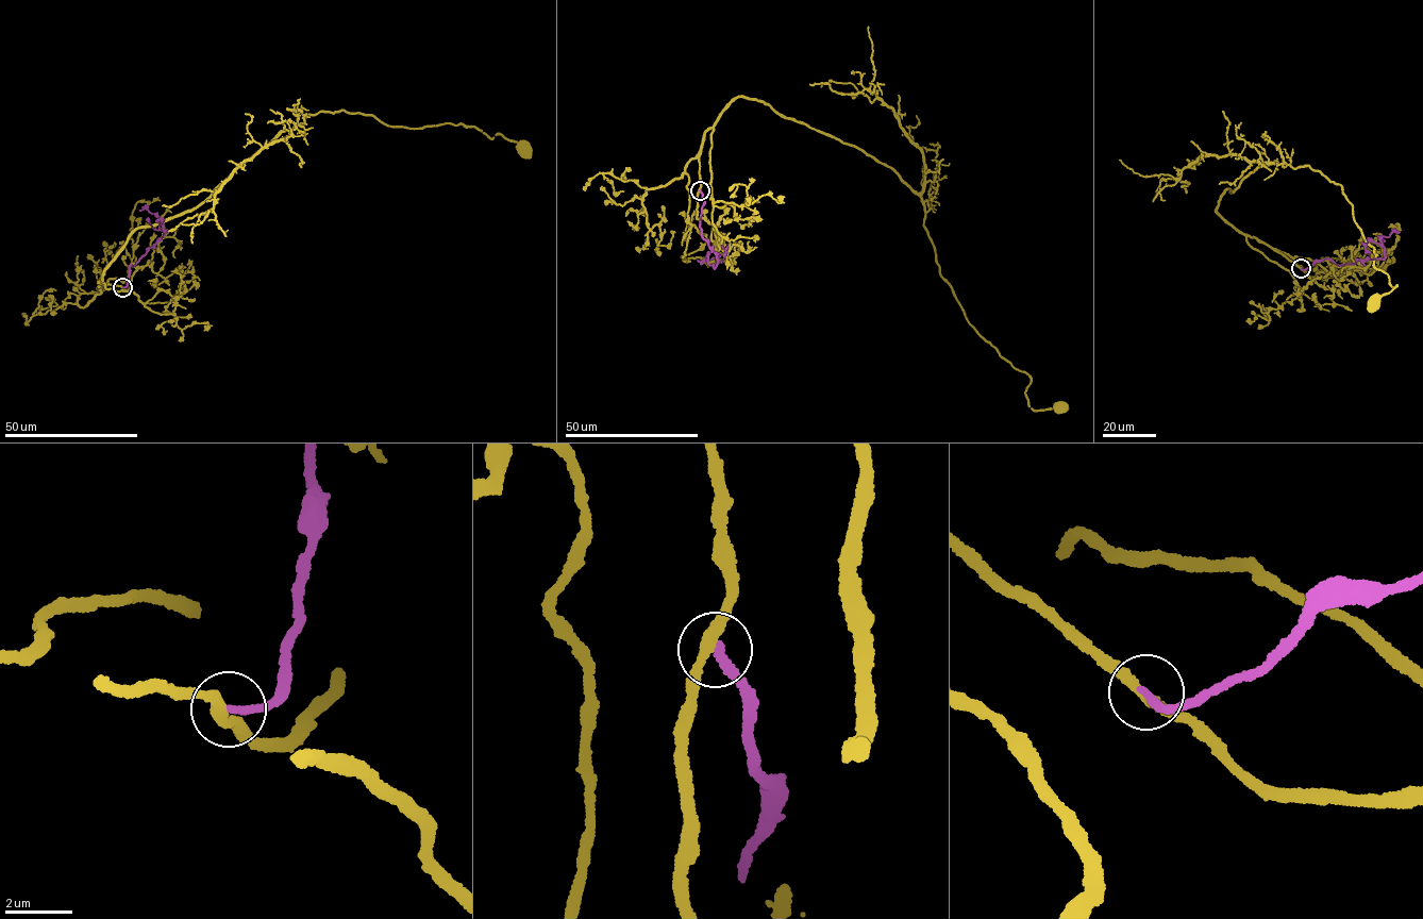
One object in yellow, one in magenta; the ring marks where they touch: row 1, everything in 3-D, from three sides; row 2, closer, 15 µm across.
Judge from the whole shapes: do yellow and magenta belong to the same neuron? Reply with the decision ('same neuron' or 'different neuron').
different neuron

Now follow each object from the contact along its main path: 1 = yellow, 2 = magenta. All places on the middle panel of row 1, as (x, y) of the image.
1: (700, 190), (703, 134), (742, 96), (861, 151), (921, 198), (939, 271), (1030, 374), (1030, 406), (1059, 406)
2: (700, 190), (704, 202), (702, 238), (716, 252), (714, 267), (719, 259), (697, 260)

